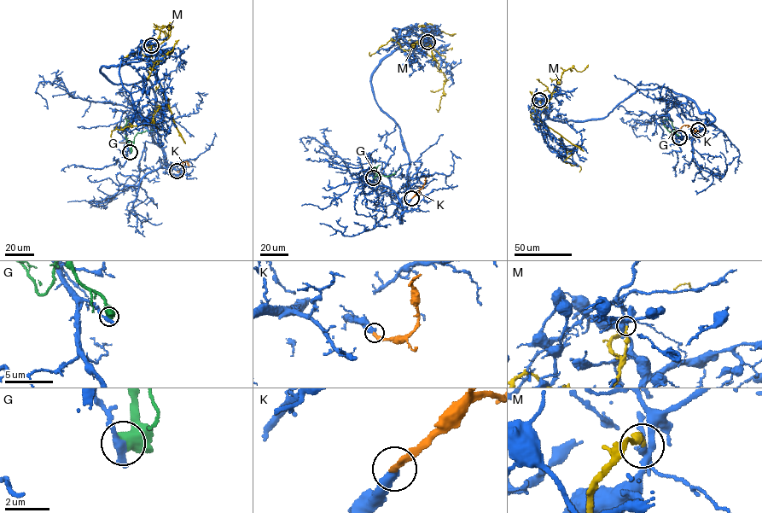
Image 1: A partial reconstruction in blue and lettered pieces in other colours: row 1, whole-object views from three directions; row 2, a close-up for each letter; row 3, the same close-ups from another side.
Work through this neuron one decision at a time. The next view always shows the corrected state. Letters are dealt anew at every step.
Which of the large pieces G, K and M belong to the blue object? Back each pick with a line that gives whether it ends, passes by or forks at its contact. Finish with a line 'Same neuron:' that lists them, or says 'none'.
Same neuron: none

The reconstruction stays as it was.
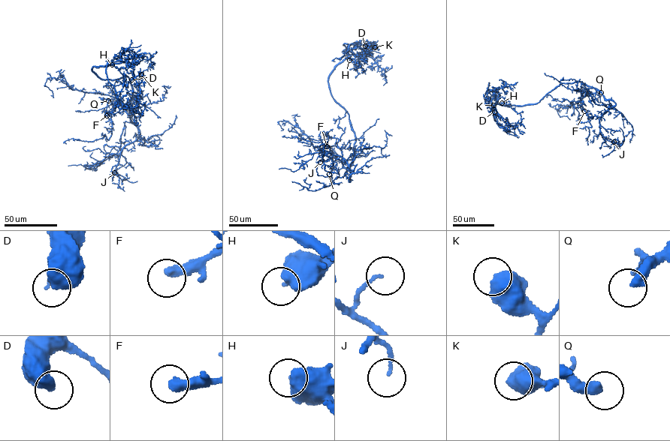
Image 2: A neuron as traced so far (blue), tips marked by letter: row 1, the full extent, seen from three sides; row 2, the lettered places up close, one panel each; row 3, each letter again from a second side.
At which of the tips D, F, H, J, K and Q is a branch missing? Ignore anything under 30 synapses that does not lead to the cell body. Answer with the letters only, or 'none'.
none

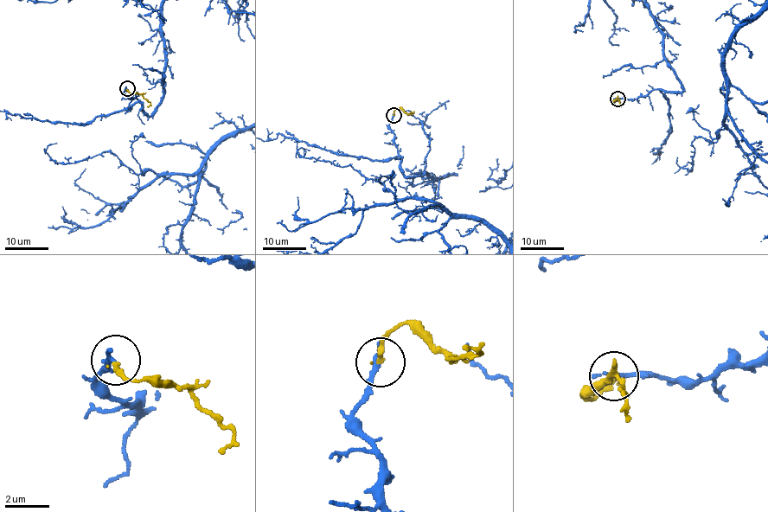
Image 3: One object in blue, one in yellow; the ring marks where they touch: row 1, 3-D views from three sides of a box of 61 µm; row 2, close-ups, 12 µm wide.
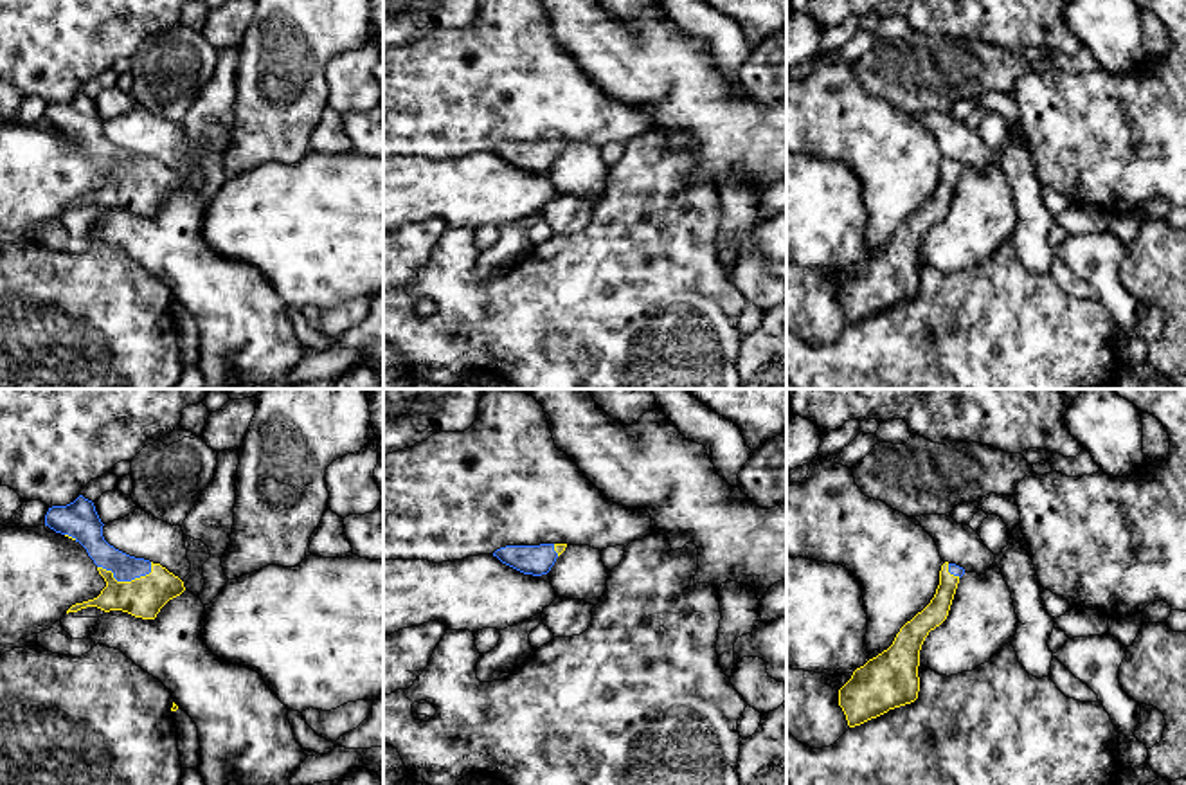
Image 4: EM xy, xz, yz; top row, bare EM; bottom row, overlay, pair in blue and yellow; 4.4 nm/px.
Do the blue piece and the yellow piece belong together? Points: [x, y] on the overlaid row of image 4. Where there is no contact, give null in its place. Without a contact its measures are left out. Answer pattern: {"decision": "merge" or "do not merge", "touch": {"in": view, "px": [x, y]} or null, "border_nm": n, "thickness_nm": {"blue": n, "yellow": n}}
{"decision": "merge", "touch": {"in": "xy", "px": [125, 580]}, "border_nm": 240, "thickness_nm": {"blue": 120, "yellow": 180}}

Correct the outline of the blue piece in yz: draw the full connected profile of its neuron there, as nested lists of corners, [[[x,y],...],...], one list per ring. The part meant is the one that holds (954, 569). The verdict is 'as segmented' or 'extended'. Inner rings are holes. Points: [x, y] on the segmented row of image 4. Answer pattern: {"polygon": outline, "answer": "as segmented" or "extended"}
{"polygon": [[[945,562],[930,603],[900,628],[887,650],[857,668],[839,690],[839,706],[849,727],[918,699],[921,645],[947,619],[963,574],[963,567]]], "answer": "extended"}

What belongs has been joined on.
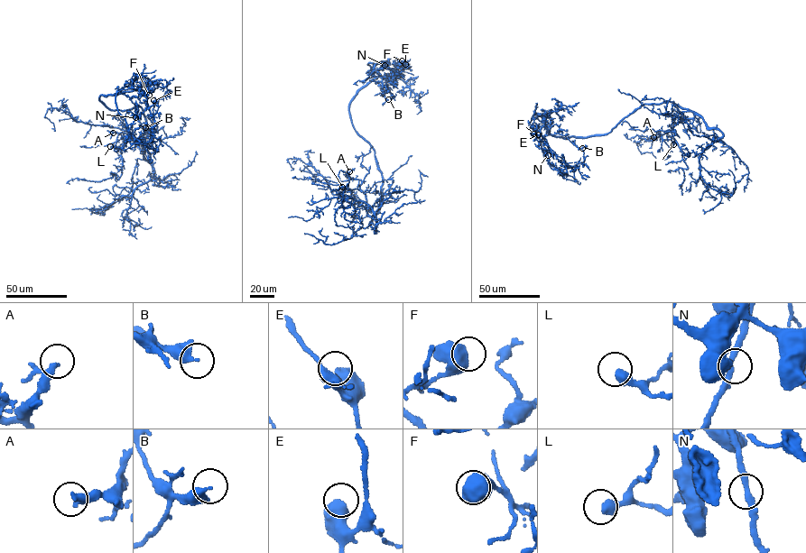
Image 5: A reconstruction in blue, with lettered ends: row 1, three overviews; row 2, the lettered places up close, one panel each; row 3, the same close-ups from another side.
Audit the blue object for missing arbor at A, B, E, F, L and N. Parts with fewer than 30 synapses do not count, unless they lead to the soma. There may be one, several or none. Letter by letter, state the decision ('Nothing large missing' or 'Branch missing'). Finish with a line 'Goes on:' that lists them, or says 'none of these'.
A: Nothing large missing
B: Nothing large missing
E: Nothing large missing
F: Nothing large missing
L: Nothing large missing
N: Nothing large missing
Goes on: none of these

